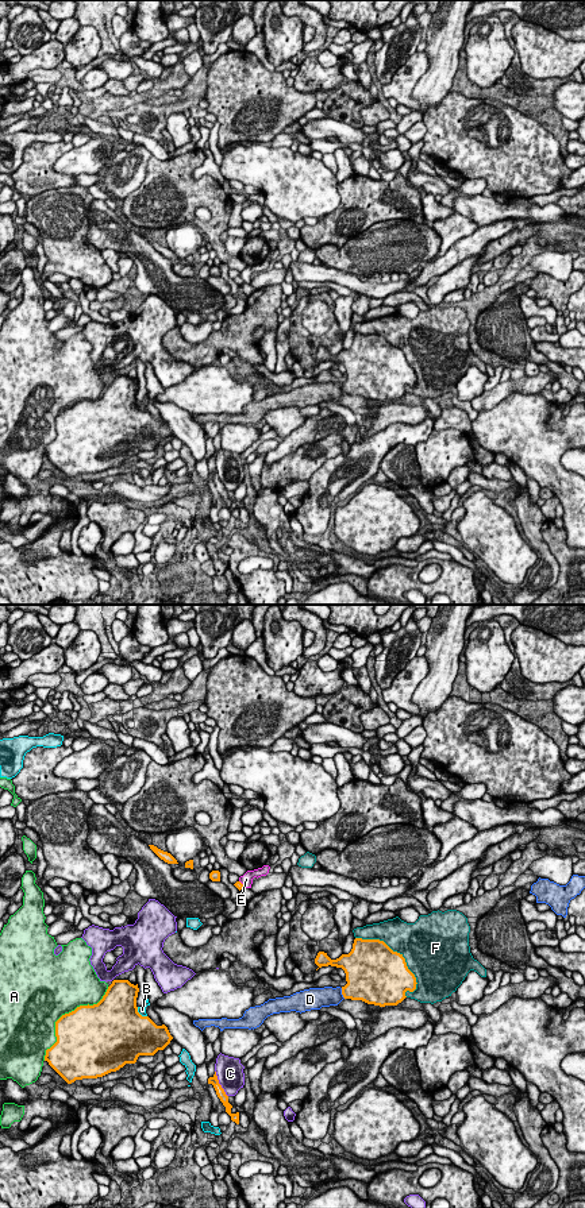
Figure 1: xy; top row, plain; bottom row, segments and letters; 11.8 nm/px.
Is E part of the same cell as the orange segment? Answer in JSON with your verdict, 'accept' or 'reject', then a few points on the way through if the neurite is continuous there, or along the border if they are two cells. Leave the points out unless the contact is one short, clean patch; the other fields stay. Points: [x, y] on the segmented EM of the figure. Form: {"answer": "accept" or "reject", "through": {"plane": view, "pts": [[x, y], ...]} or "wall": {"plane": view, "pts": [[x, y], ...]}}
{"answer": "reject", "wall": {"plane": "xy", "pts": [[239, 880], [245, 886]]}}

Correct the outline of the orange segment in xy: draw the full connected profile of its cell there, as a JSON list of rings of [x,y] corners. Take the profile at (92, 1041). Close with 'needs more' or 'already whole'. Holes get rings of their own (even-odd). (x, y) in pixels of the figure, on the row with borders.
[[[113,980],[103,999],[93,1006],[80,1006],[55,1022],[57,1042],[46,1050],[45,1061],[68,1082],[97,1078],[116,1072],[126,1064],[135,1064],[139,1055],[154,1055],[163,1050],[173,1037],[165,1024],[157,1026],[138,1012],[138,984]]] | already whole

